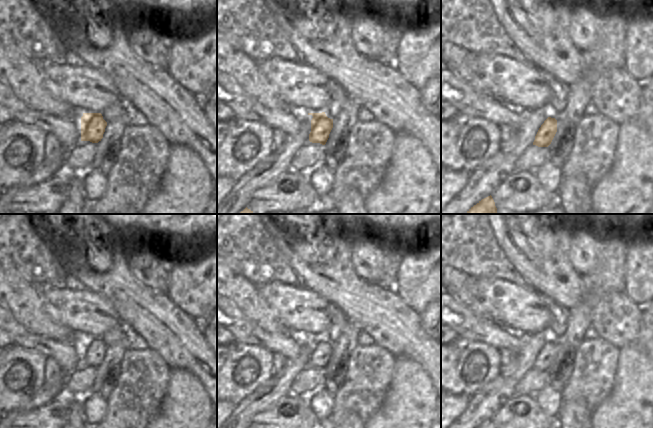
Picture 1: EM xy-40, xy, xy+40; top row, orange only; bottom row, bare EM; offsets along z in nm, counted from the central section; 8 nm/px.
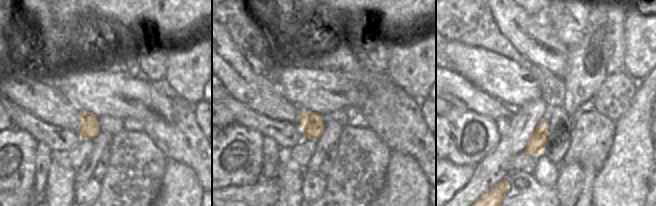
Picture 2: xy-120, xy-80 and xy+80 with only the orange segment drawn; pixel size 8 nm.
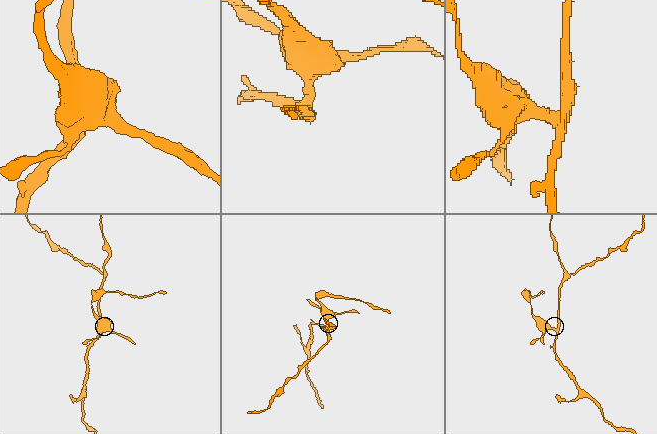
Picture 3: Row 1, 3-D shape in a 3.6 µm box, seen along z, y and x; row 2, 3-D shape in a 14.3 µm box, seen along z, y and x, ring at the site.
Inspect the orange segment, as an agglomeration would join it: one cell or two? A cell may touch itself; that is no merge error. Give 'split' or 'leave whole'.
split

